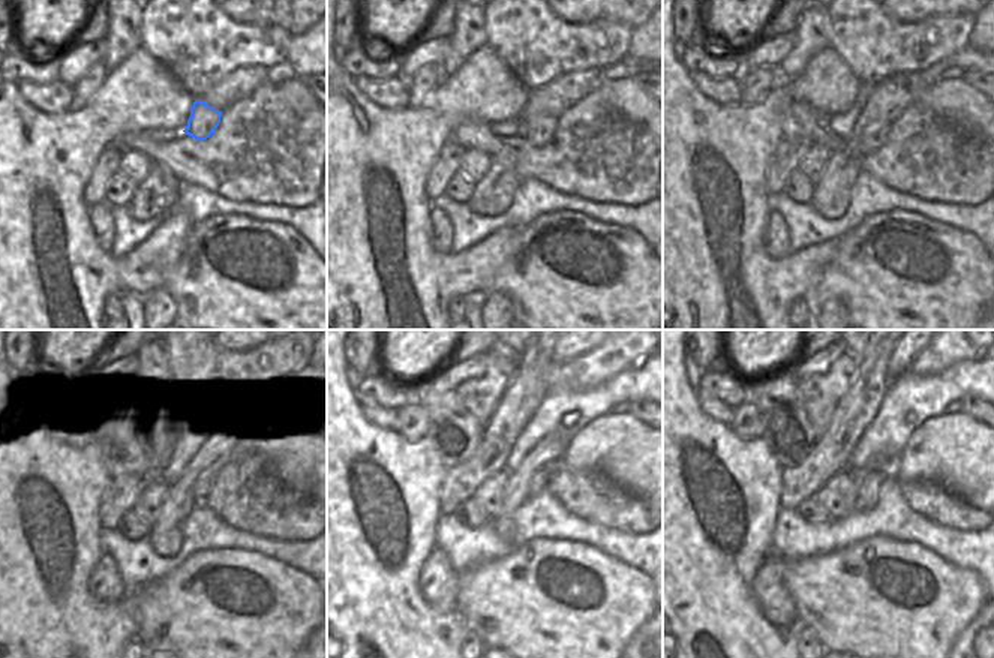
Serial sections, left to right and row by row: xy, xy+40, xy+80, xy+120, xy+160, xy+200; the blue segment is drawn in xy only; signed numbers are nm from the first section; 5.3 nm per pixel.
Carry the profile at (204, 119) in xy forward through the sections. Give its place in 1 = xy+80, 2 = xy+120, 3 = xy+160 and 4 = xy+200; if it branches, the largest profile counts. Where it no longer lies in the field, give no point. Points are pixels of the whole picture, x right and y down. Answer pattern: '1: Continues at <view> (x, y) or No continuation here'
1: Continues at xy+80 (873, 138)
2: Continues at xy+120 (203, 484)
3: Continues at xy+160 (538, 481)
4: Continues at xy+200 (870, 489).

